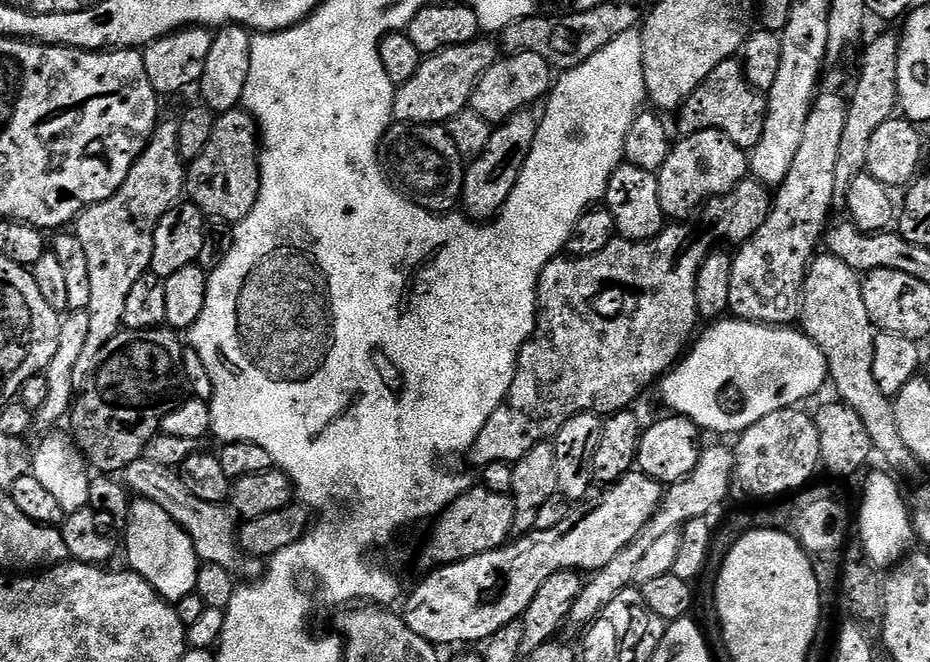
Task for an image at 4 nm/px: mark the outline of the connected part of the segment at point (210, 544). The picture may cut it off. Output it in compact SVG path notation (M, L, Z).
M141 458L135 460L126 469L127 476L126 487L129 493L135 494L141 500L152 500L158 506L162 506L162 510L166 510L166 514L170 514L170 518L174 518L174 522L178 522L178 526L186 530L186 534L194 542L197 556L203 563L228 568L233 574L239 573L241 568L248 578L261 575L261 561L249 558L241 549L237 517L224 504L206 502L195 497L185 486L181 473L177 469L158 466L158 462Z

